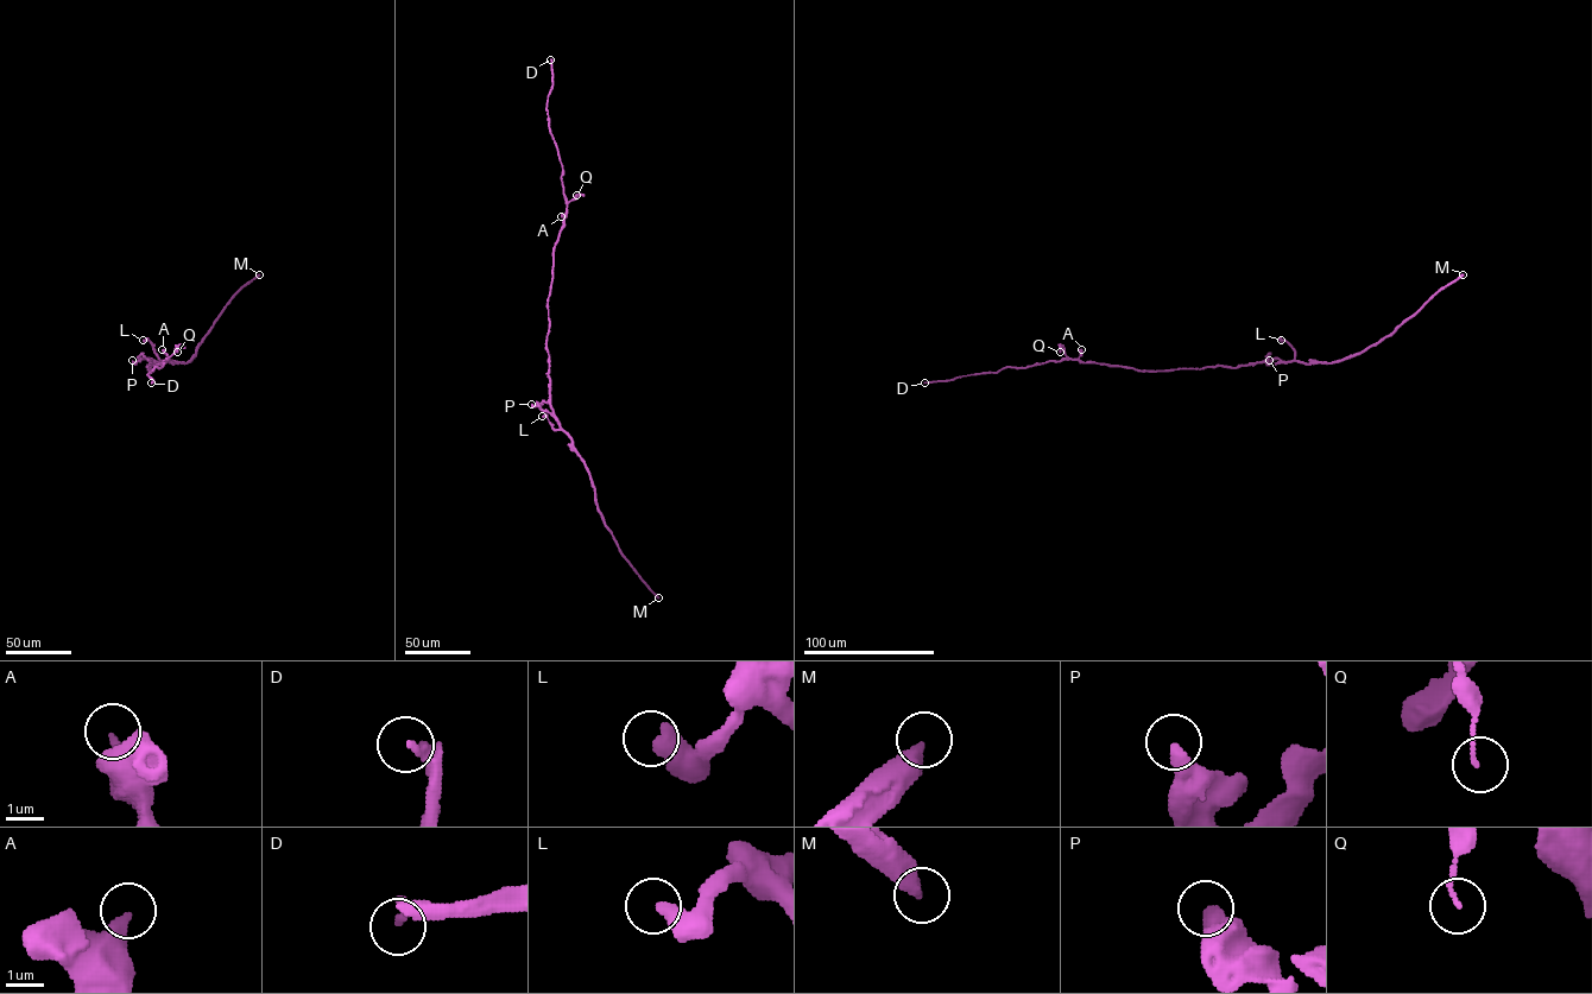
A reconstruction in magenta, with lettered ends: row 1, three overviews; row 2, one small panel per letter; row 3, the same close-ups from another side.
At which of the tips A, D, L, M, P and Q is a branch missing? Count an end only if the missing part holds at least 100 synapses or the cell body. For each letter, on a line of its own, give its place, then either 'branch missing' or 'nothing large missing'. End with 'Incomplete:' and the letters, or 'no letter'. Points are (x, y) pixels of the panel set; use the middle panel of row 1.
A: (561, 216) | nothing large missing
D: (550, 59) | branch missing
L: (542, 416) | nothing large missing
M: (658, 597) | nothing large missing
P: (531, 404) | nothing large missing
Q: (576, 195) | nothing large missing
Incomplete: D

